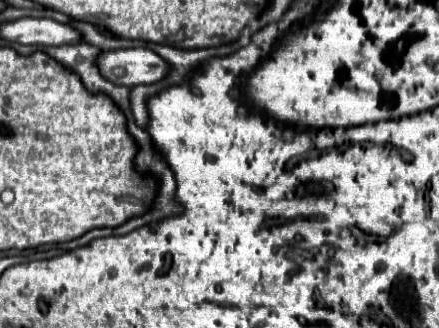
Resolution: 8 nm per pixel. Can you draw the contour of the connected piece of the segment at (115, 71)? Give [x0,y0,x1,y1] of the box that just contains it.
[99,48,171,86]

